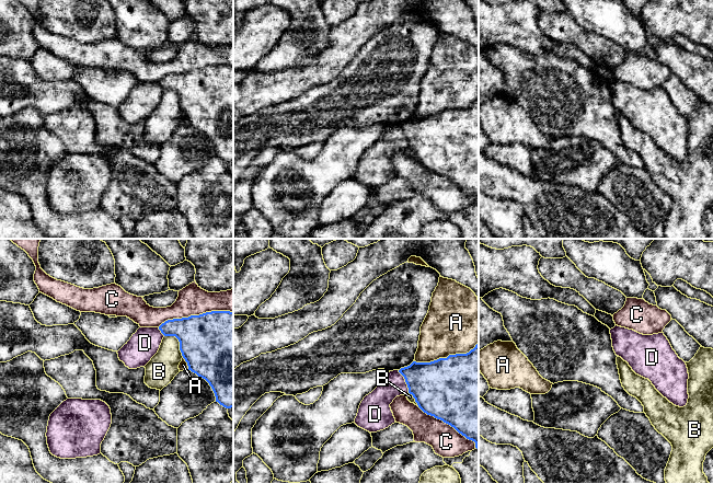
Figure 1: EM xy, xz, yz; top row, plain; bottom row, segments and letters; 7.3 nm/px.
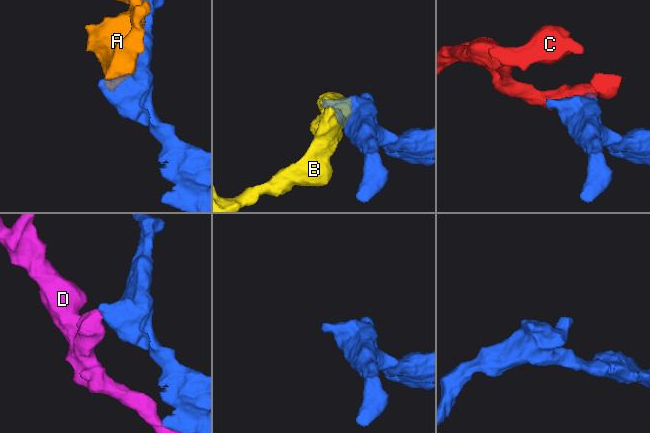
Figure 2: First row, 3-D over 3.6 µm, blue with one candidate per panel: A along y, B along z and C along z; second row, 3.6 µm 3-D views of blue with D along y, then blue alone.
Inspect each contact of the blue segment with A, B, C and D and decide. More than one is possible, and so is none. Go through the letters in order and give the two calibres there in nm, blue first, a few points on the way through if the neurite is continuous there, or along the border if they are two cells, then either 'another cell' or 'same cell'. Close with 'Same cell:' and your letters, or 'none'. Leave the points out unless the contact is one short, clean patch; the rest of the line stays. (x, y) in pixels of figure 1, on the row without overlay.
A: 500 nm thick on the blue side, 440 nm on the other; another cell
B: 480 nm thick on the blue side, 220 nm on the other; another cell
C: 480 nm thick on the blue side, 220 nm on the other; another cell
D: 380 nm thick on the blue side, 170 nm on the other; border along xz (398, 125), (403, 131), (409, 147); another cell
Same cell: none

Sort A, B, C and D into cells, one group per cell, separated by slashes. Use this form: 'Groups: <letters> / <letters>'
Groups: A / B / C / D

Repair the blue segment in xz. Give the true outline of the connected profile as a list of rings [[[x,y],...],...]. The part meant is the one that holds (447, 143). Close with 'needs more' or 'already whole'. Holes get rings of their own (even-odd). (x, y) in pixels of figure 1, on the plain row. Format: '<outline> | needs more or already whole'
[[[479,97],[467,108],[449,110],[430,117],[413,116],[399,127],[405,134],[409,148],[424,168],[450,180],[467,194],[474,196],[475,203],[479,204]]] | already whole

